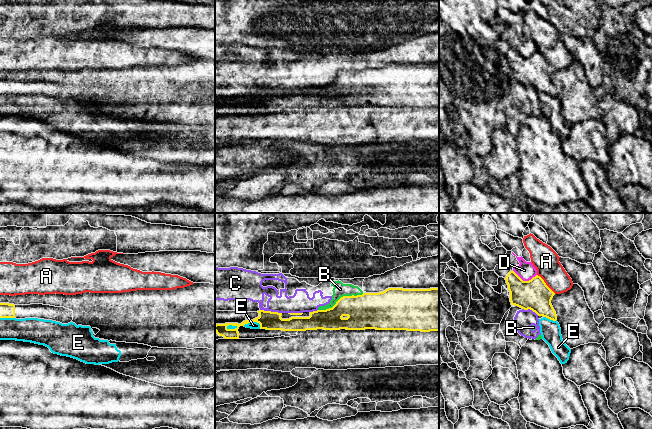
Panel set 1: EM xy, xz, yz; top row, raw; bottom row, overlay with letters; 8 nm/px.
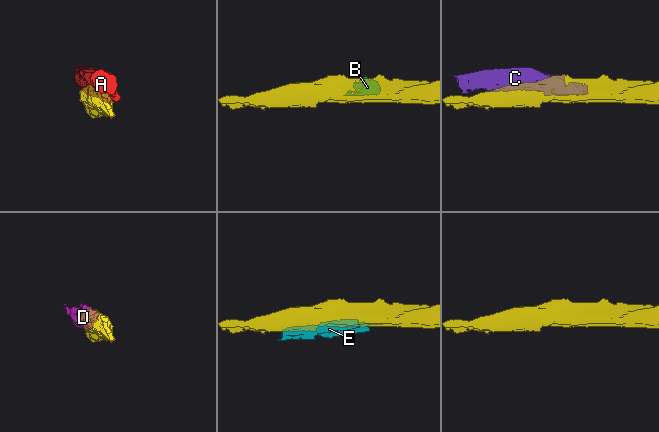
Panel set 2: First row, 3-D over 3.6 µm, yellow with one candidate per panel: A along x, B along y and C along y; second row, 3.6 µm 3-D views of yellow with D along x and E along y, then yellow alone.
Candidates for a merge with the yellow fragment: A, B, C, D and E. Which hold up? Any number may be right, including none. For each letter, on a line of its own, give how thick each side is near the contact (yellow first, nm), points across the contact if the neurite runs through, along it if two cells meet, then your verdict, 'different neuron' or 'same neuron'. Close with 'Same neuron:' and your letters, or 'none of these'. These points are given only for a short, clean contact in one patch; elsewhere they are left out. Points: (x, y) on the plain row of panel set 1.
A: 240/200 nm | different neuron
B: 280/110 nm | along xz (363, 69), (342, 72), (331, 83), (318, 86) | different neuron
C: 150/190 nm | different neuron
D: 240/150 nm | different neuron
E: 150/60 nm | different neuron
Same neuron: none of these

